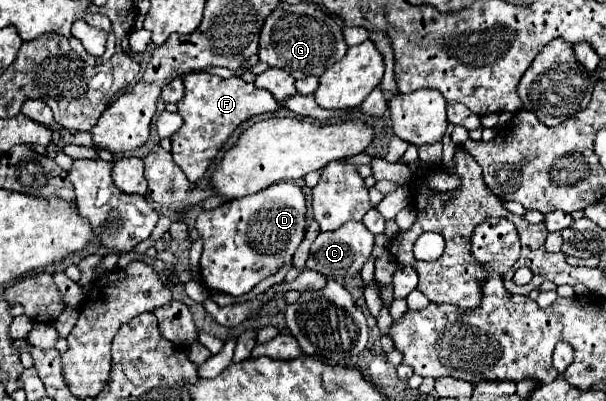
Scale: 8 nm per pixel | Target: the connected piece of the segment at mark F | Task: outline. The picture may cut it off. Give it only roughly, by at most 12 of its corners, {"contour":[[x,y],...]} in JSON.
{"contour":[[205,71],[183,77],[173,161],[191,183],[269,91]]}

